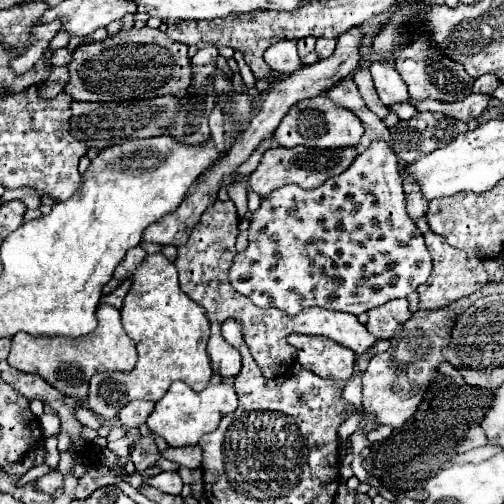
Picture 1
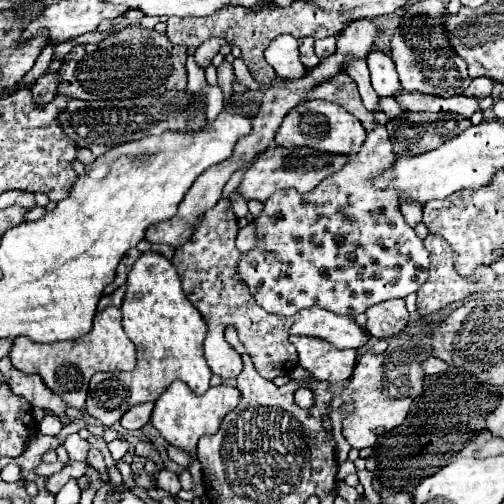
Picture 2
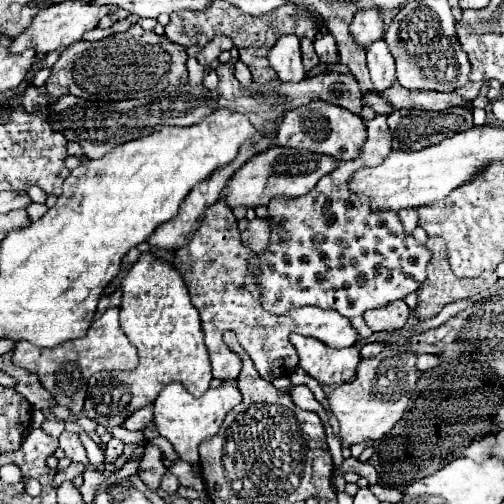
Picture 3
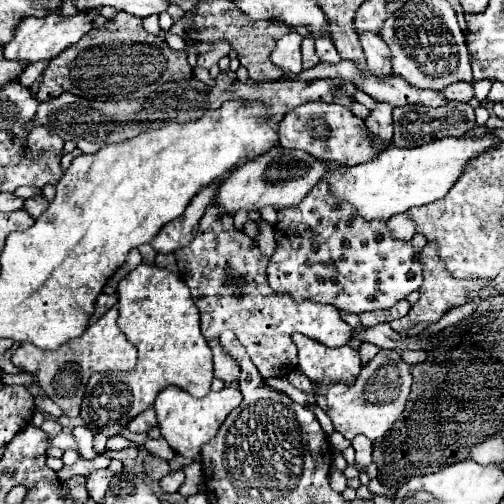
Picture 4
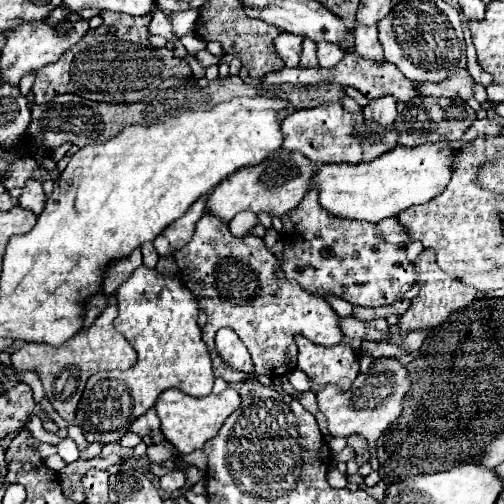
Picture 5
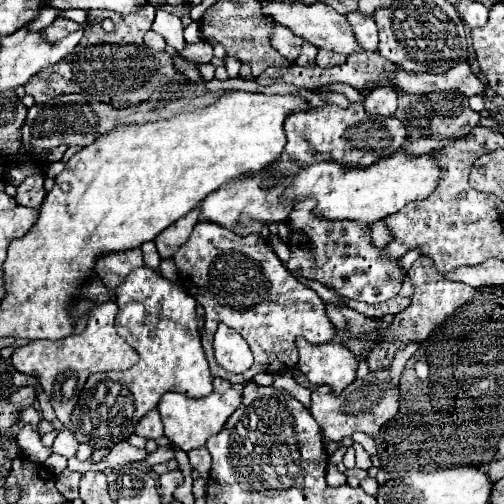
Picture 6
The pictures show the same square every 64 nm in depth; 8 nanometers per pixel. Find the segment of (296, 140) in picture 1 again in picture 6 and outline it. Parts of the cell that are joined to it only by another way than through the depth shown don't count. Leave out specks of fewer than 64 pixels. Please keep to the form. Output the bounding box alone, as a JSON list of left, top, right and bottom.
[284,102,408,168]

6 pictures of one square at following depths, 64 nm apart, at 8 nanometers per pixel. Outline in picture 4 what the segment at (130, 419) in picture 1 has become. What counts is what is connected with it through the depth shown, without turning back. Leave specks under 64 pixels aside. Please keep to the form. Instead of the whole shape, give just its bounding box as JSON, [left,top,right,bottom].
[128,408,158,434]

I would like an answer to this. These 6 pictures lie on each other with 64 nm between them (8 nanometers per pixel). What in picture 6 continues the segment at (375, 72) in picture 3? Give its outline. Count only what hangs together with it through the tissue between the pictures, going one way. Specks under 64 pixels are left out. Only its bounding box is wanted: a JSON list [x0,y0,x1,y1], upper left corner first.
[346,12,378,52]

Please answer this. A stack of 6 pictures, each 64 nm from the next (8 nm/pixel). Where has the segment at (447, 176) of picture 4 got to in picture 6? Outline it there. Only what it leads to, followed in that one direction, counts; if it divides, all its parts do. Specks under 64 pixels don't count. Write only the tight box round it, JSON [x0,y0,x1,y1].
[280,150,440,224]

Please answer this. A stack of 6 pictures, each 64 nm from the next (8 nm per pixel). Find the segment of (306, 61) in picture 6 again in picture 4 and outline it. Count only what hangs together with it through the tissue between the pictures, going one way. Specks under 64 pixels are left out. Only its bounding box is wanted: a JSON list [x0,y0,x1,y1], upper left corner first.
[302,36,320,68]

